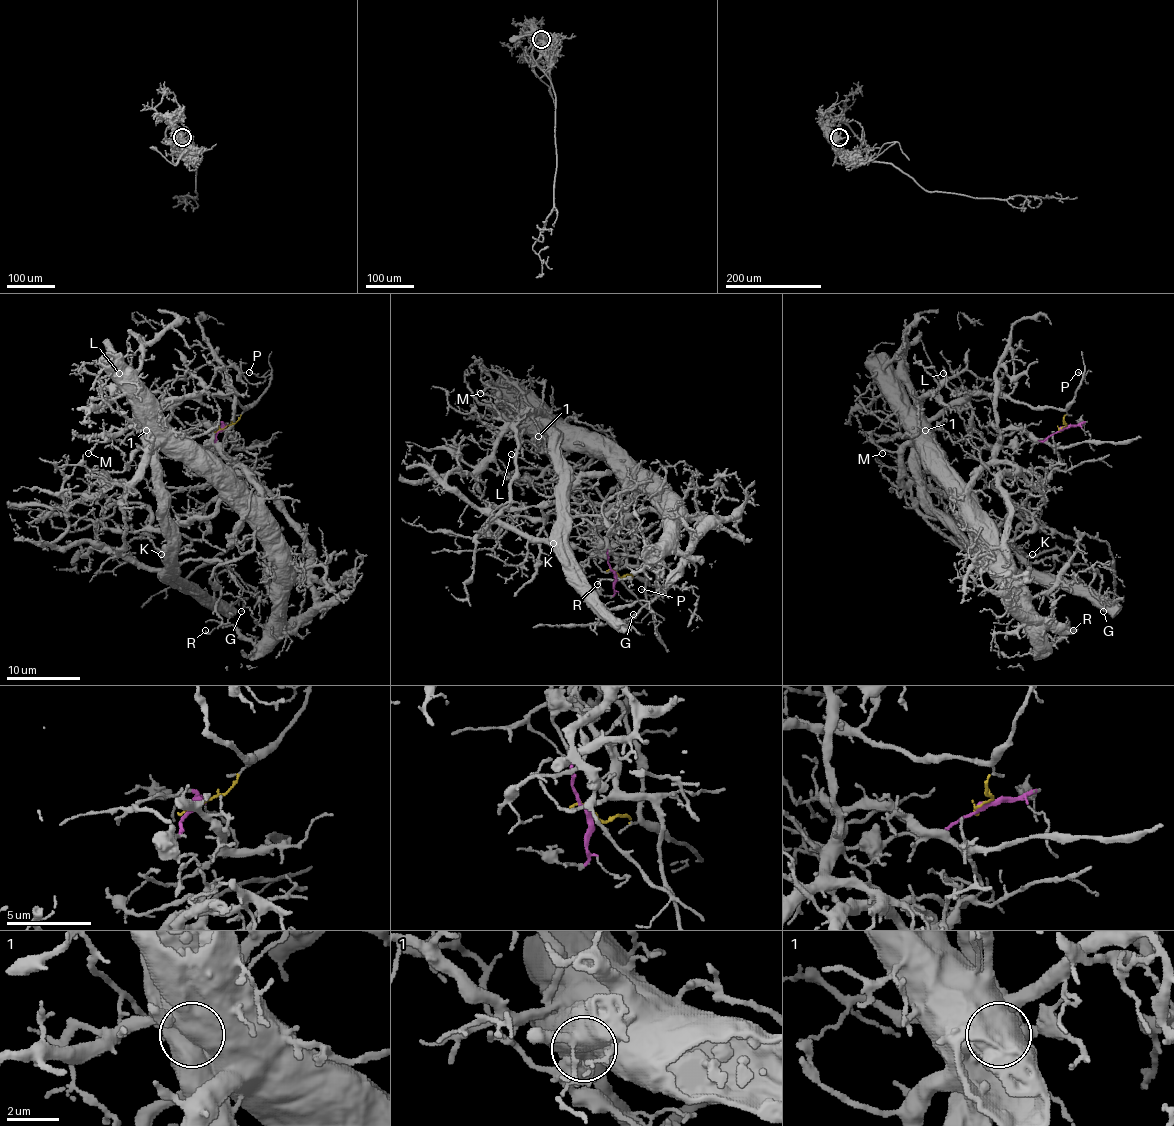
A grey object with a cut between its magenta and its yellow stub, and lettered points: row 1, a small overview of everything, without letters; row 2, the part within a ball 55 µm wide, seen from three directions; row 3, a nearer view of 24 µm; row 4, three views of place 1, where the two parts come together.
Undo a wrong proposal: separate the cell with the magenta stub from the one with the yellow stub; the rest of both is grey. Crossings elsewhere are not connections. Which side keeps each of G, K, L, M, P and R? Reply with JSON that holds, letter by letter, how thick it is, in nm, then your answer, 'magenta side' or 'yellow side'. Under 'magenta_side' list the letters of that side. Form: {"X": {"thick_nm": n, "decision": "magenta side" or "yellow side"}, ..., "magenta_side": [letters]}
{"G": {"thick_nm": 120, "decision": "yellow side"}, "K": {"thick_nm": 180, "decision": "yellow side"}, "L": {"thick_nm": 90, "decision": "yellow side"}, "M": {"thick_nm": 130, "decision": "magenta side"}, "P": {"thick_nm": 120, "decision": "yellow side"}, "R": {"thick_nm": 180, "decision": "magenta side"}, "magenta_side": ["M", "R"]}

